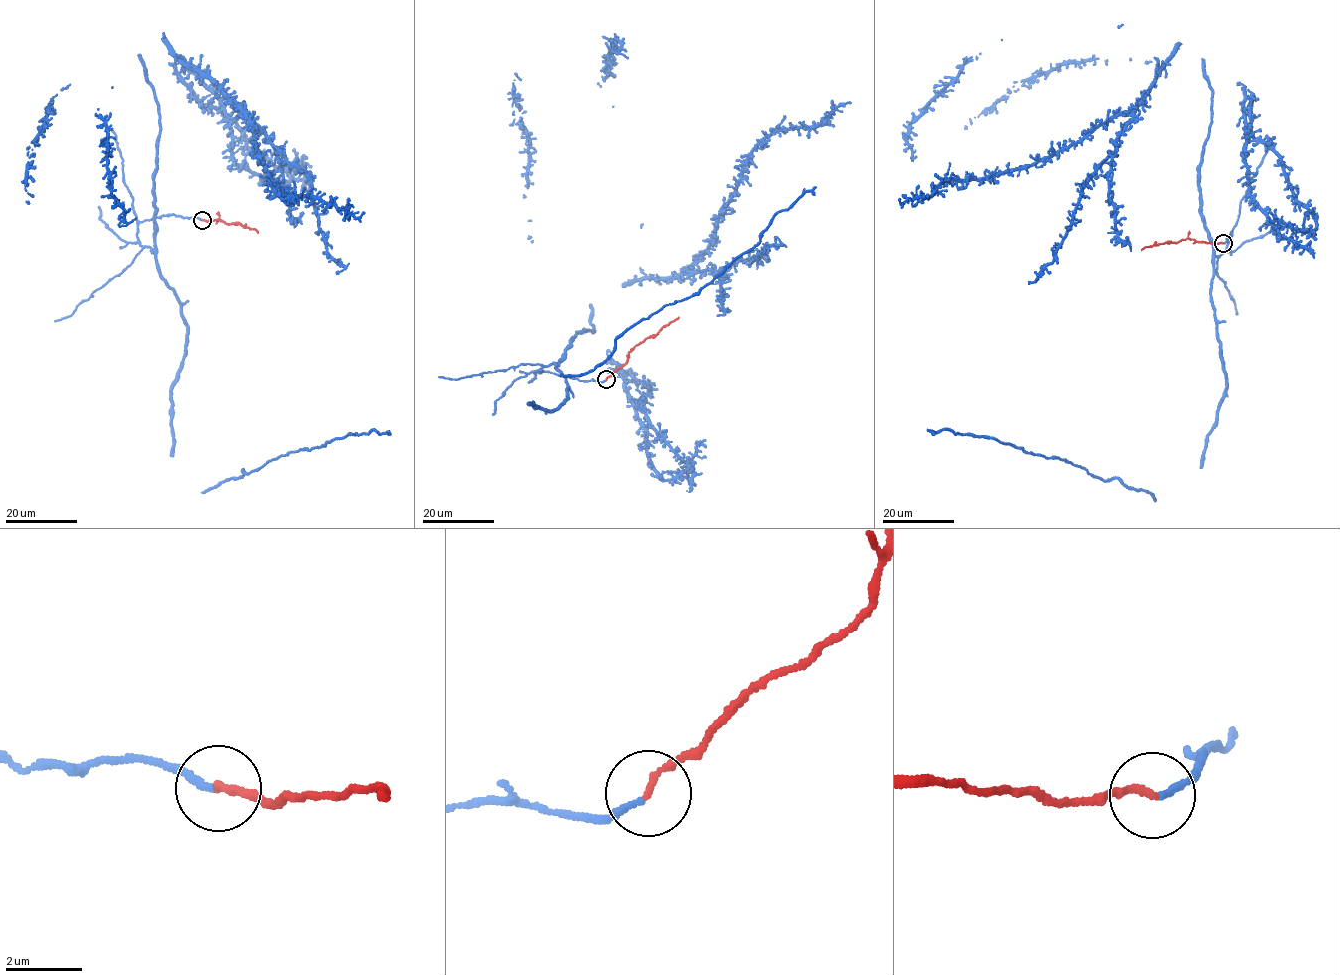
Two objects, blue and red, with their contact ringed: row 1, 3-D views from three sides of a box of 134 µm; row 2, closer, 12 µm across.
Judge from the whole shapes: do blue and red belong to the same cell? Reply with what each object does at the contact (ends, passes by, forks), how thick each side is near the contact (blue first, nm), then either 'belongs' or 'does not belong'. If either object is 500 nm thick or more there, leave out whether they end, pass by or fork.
blue ends | red ends | 180/180 nm | belongs

